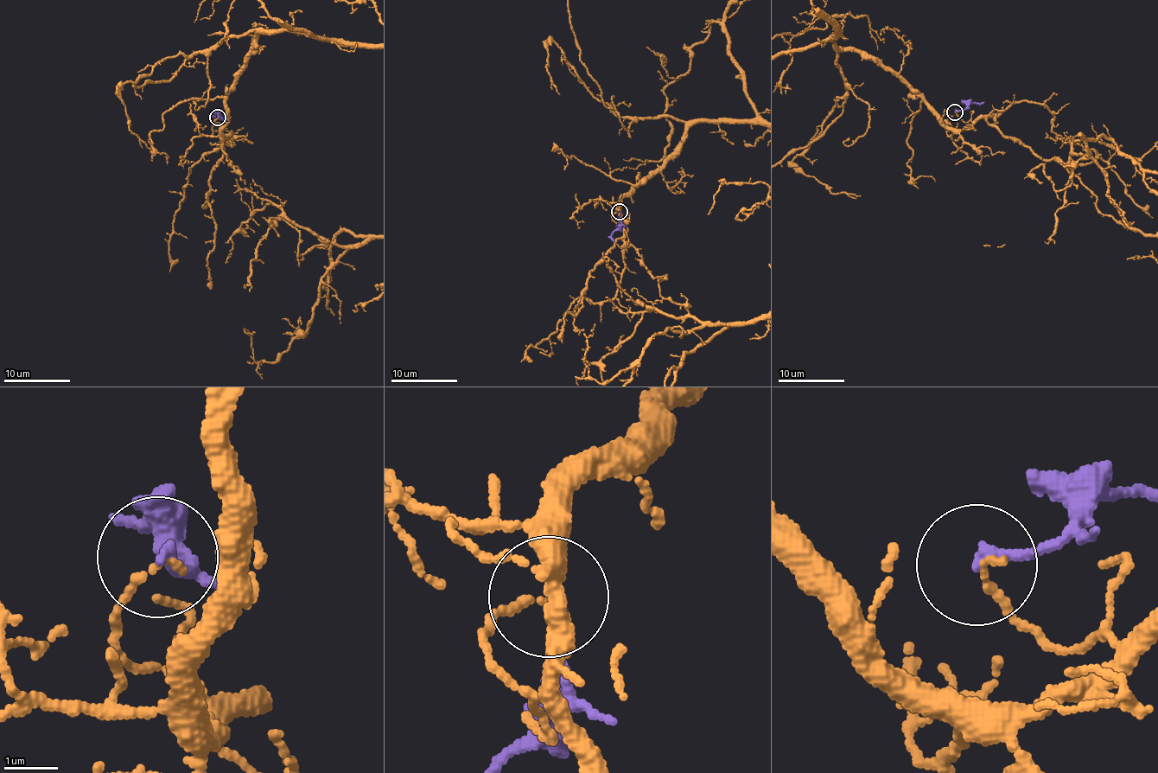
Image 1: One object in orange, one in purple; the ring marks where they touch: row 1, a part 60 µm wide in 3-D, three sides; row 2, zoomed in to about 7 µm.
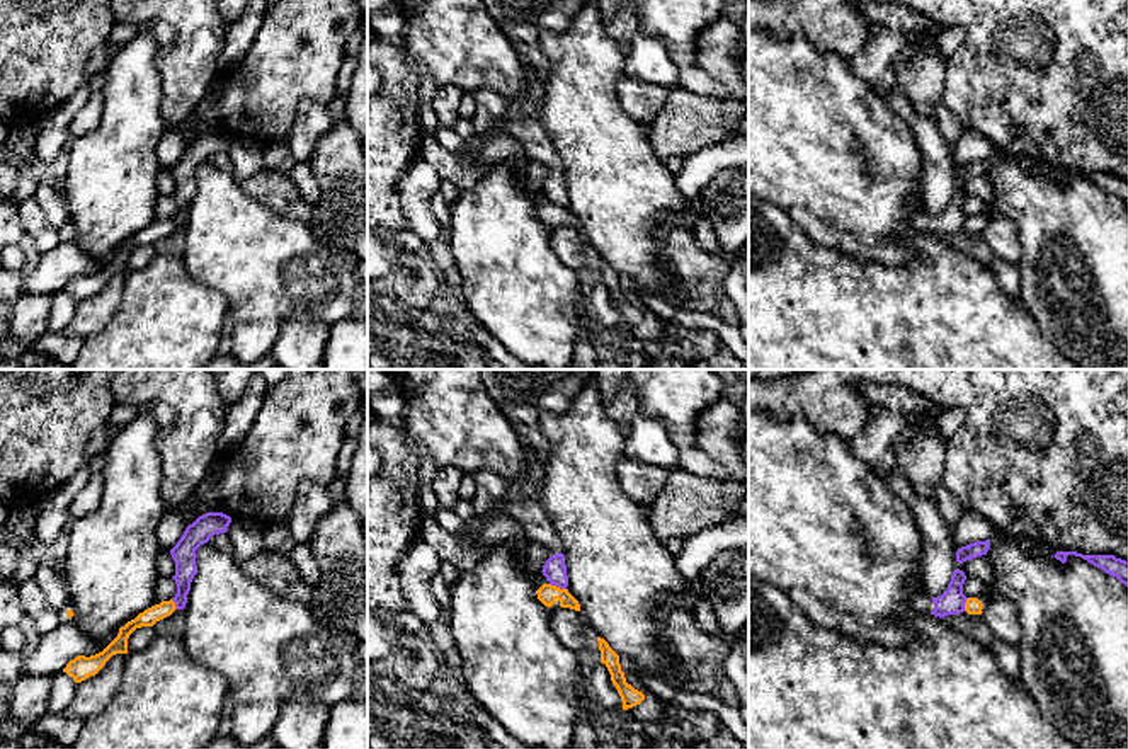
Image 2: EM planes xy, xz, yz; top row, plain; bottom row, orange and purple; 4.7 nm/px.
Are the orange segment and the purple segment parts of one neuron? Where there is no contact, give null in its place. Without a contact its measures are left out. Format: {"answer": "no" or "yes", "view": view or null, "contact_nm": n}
{"answer": "no", "view": "xz", "contact_nm": 90}

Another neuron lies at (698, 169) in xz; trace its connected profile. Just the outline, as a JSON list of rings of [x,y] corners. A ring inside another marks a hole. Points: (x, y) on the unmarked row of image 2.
[[[749,134],[686,157],[681,172],[674,175],[686,208],[696,208],[701,189],[716,174],[742,165],[749,165]]]

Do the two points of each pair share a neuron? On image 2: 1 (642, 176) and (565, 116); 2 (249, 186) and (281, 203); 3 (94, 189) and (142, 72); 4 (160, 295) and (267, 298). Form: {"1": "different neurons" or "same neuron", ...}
{"1": "same neuron", "2": "same neuron", "3": "same neuron", "4": "different neurons"}

